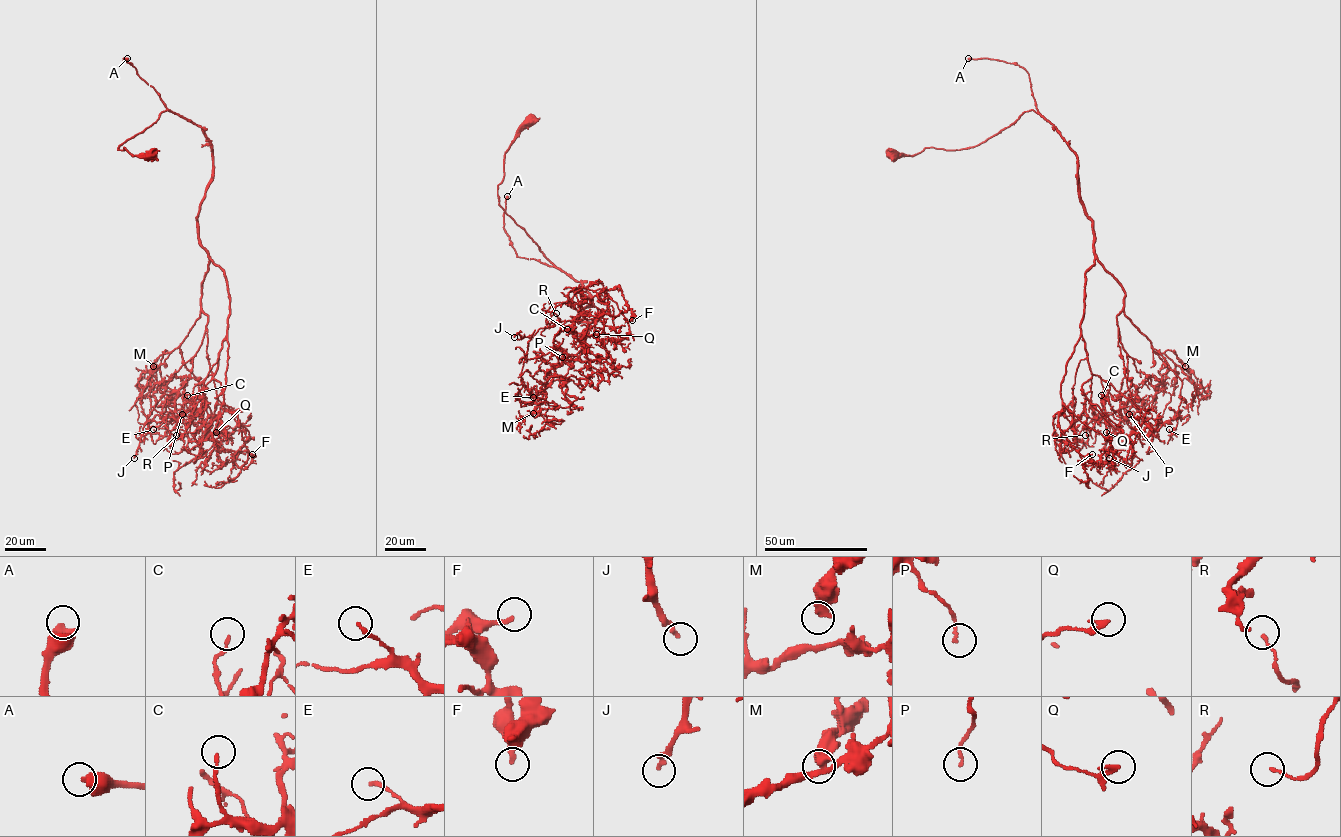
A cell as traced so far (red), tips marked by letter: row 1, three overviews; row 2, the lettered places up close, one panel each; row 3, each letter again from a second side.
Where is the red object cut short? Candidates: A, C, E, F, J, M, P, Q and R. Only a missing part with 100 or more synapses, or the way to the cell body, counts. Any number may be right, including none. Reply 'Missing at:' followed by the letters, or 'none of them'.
Missing at: A

